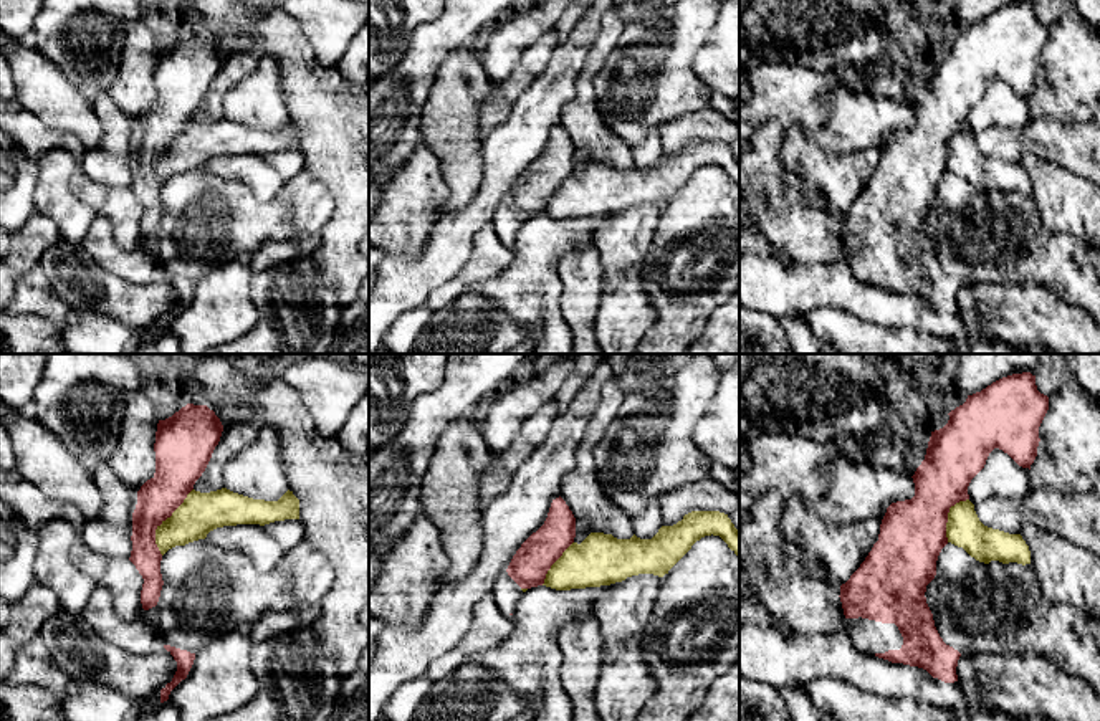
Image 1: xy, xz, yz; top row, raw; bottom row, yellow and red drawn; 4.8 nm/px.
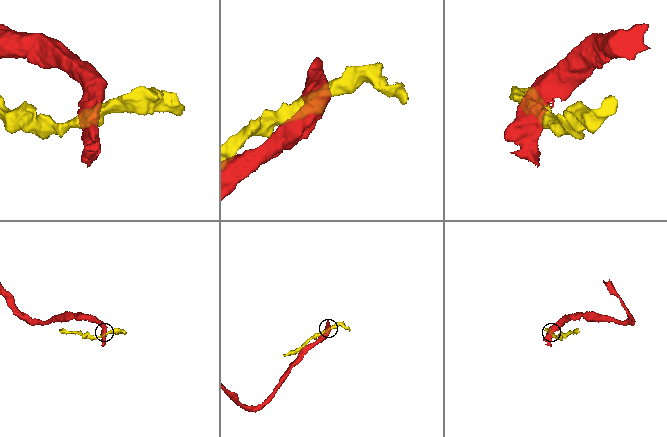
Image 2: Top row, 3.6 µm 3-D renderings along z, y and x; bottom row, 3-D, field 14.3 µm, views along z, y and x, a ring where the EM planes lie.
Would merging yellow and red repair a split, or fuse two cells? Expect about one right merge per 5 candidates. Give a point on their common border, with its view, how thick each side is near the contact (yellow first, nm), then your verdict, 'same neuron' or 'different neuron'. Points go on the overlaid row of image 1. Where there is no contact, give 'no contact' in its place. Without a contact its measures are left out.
meets yellow in xy at (164, 521); 200 nm thick on the yellow side, 200 nm on the other; different neuron

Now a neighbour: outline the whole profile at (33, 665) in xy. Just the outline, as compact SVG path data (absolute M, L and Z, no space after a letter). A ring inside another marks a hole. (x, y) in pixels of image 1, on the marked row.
M41 638L22 643L15 655L15 668L7 676L8 683L35 685L63 698L71 678L58 666Z

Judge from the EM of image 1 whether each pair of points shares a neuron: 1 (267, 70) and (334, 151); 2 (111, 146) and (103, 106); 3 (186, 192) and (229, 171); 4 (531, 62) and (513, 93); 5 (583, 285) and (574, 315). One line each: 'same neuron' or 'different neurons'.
1: different neurons
2: same neuron
3: different neurons
4: same neuron
5: same neuron

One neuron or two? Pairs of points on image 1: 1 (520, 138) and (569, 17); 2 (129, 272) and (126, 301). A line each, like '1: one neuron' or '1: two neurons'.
1: two neurons
2: two neurons

